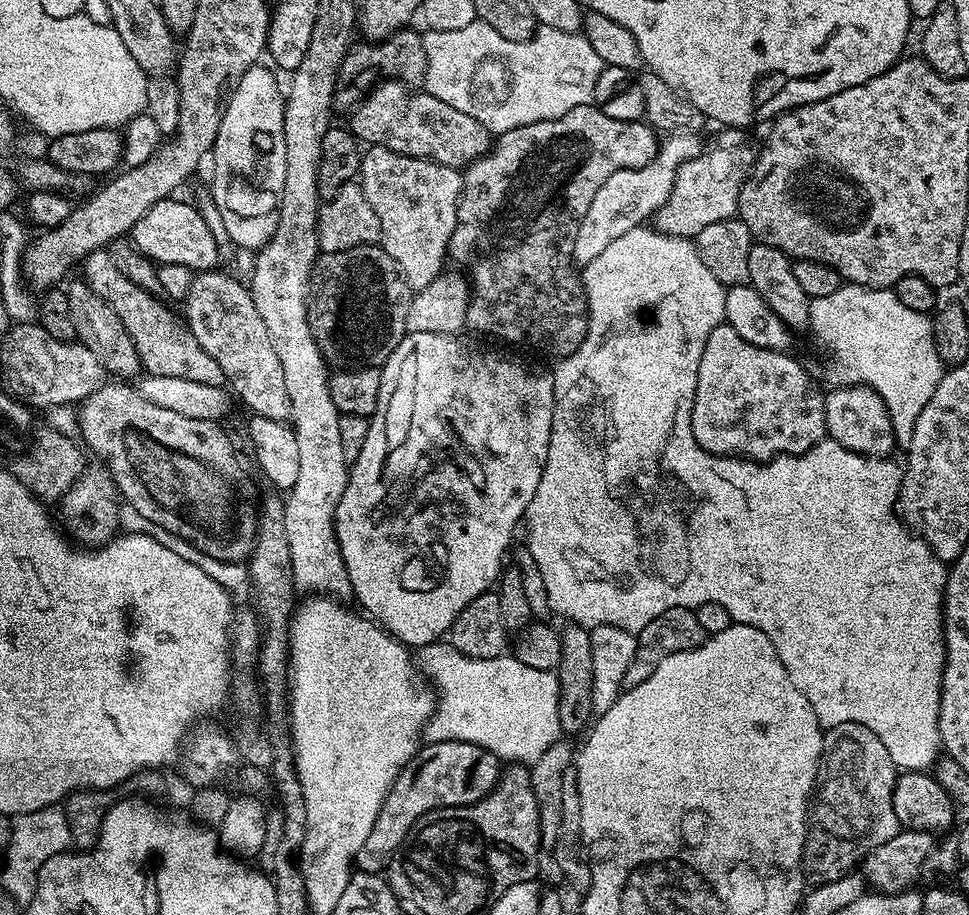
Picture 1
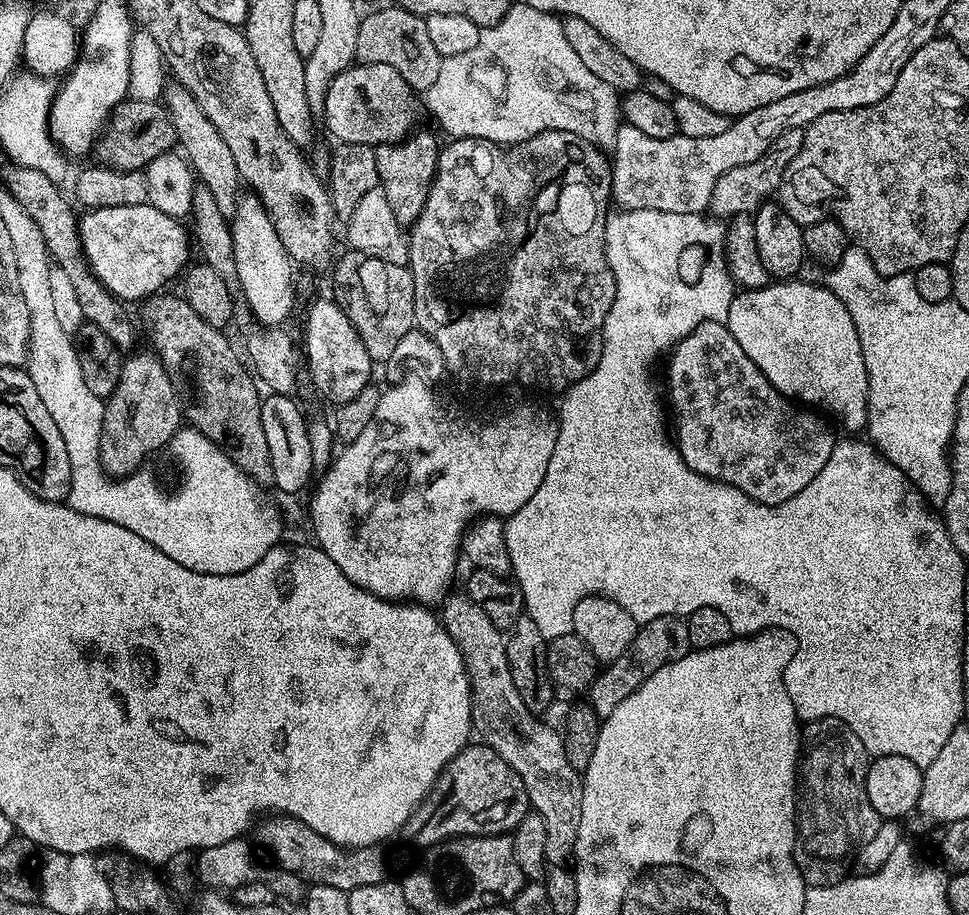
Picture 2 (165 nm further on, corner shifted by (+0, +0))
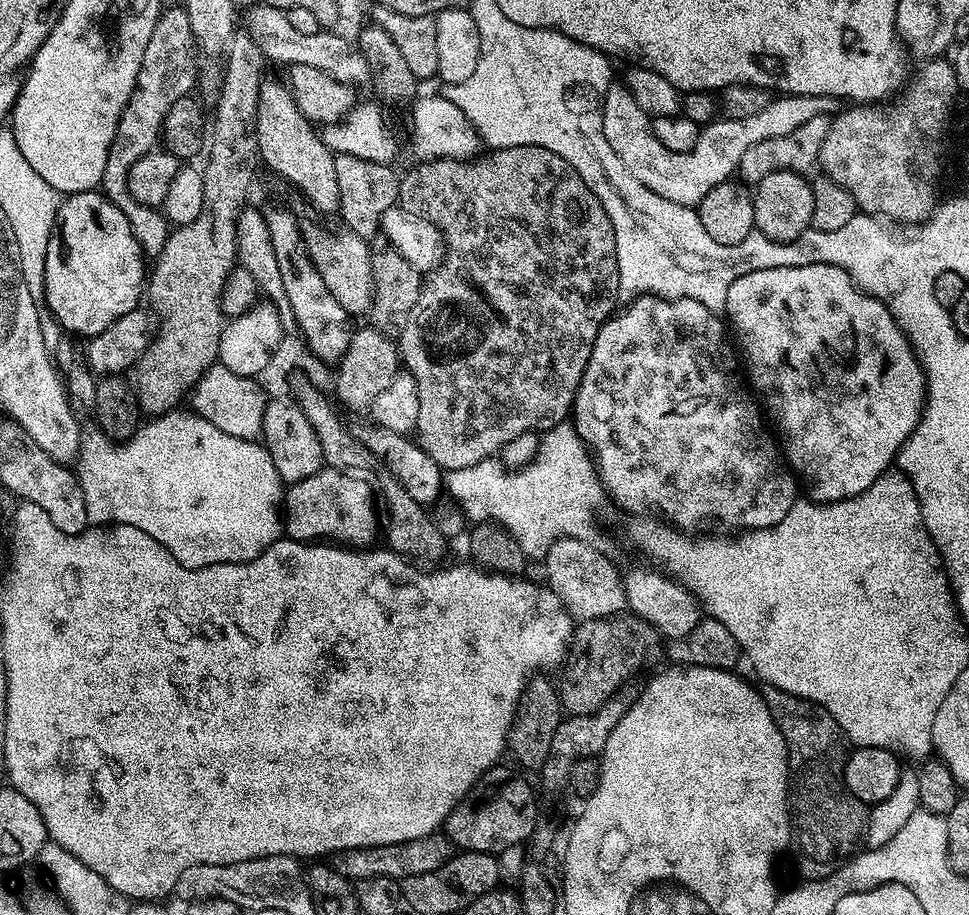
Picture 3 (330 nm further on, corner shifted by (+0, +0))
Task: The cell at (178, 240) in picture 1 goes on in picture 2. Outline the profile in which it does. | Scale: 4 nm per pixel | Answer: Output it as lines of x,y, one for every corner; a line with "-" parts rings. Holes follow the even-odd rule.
135,204
134,206
106,206
105,208
90,208
83,213
78,220
78,227
80,230
80,245
84,251
84,258
88,262
88,267
91,268
94,275
101,280
106,286
106,290
110,290
122,302
129,302
128,300
143,301
145,298
155,296
159,293
170,280
174,279
176,274
179,274
185,269
189,263
188,260
188,240
190,244
190,232
187,227
183,228
181,221
177,217
170,214
162,214
162,210
158,210
154,205

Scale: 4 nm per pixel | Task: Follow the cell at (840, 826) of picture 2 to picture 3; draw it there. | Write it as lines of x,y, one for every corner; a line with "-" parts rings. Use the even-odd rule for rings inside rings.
771,686
762,695
788,747
792,860
804,880
825,880
857,855
868,824
869,809
850,794
844,781
846,737
819,704

